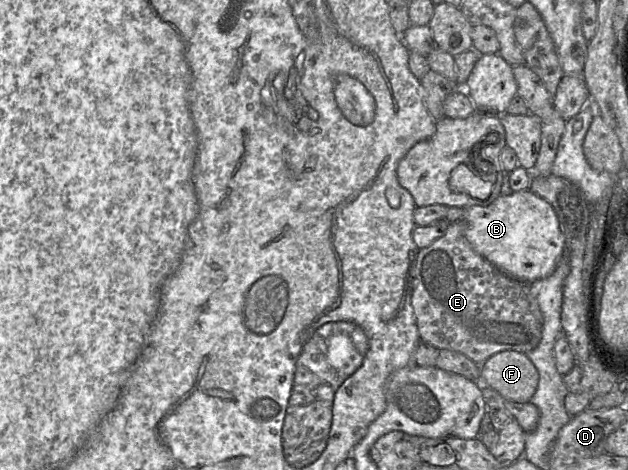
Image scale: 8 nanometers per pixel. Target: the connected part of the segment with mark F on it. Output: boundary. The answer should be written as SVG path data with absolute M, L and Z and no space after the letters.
M503 350L488 358L480 366L483 386L497 391L505 400L530 402L534 395L539 373L523 352Z

